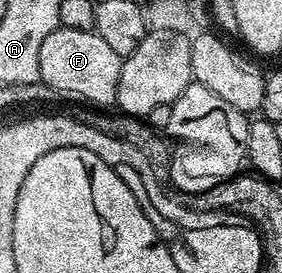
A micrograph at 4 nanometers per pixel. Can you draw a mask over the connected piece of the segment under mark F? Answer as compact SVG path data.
M57 28L39 46L40 83L54 88L62 97L74 96L89 106L110 106L117 103L122 56L115 54L97 32Z

